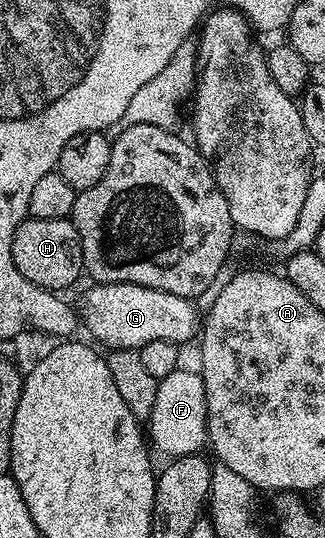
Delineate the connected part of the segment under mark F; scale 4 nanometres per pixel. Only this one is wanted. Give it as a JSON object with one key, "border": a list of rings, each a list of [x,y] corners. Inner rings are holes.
{"border":[[[180,367],[159,380],[156,400],[147,420],[147,433],[152,443],[170,458],[198,454],[208,442],[207,394],[202,374]]]}

